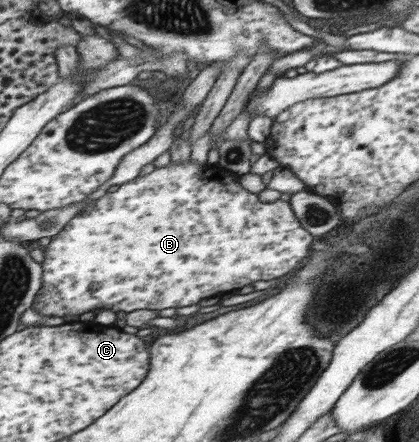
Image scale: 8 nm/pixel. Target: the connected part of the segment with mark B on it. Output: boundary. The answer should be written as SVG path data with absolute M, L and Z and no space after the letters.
M192 161L184 164L174 164L170 162L164 168L156 168L154 172L145 176L138 176L134 180L121 184L116 192L107 193L98 201L92 203L87 209L82 210L56 235L54 235L48 247L44 250L44 260L42 260L42 294L34 301L34 306L40 314L44 316L60 316L66 314L84 314L96 308L108 308L112 312L118 310L164 310L164 308L180 308L180 306L192 306L198 304L204 298L216 296L220 292L230 292L238 290L242 286L248 286L258 280L274 280L280 278L292 270L296 270L302 260L310 254L310 244L314 242L314 236L298 221L298 217L292 211L289 202L276 200L276 202L262 202L259 194L252 194L242 188L240 175L235 175L228 170L223 170L218 165L210 166L206 164L195 164Z

